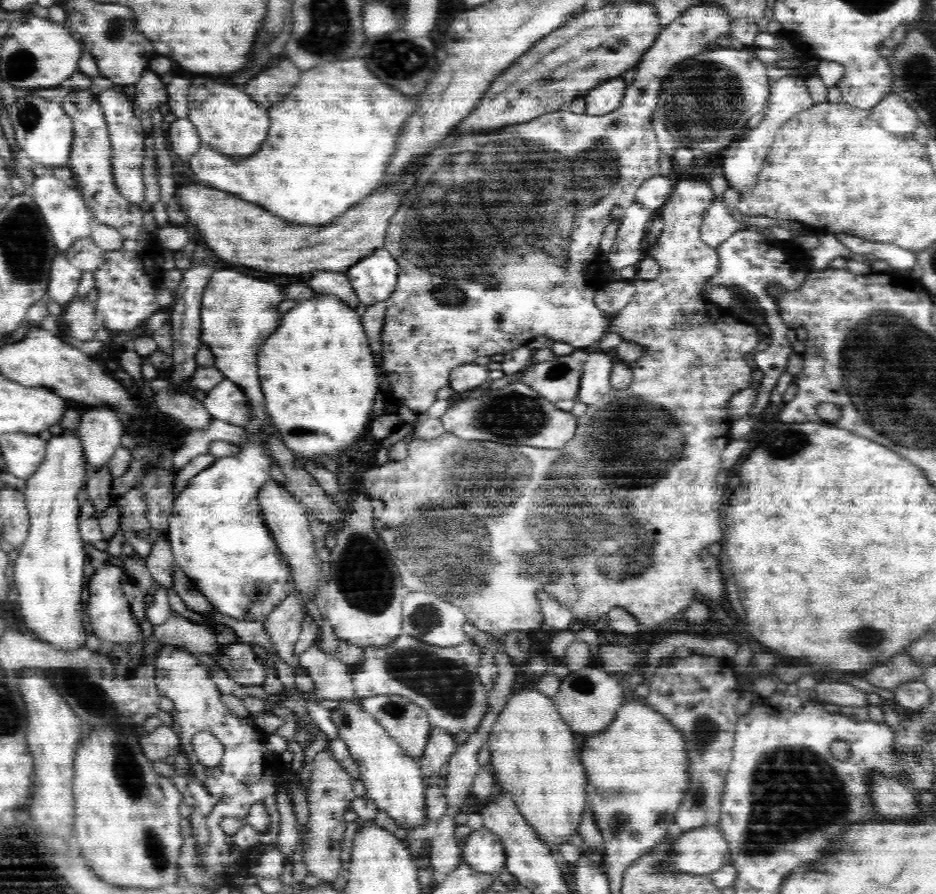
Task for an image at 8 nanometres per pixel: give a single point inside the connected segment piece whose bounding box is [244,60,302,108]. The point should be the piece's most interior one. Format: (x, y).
(268, 88)

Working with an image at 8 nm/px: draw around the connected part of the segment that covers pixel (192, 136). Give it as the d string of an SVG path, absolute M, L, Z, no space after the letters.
M188 117L177 118L175 122L165 126L165 130L172 154L182 162L190 162L191 157L198 153L203 144L194 124Z

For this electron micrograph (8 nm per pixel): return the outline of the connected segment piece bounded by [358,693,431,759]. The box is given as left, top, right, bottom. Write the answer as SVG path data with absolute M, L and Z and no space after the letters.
M383 693L358 702L408 756L418 759L424 754L430 740L431 724L428 714L420 706L407 701L404 696Z

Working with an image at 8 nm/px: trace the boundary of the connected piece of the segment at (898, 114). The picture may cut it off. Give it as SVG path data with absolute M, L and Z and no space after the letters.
M888 94L871 112L880 127L894 136L912 135L919 124L911 105L904 98L896 97L896 94Z

